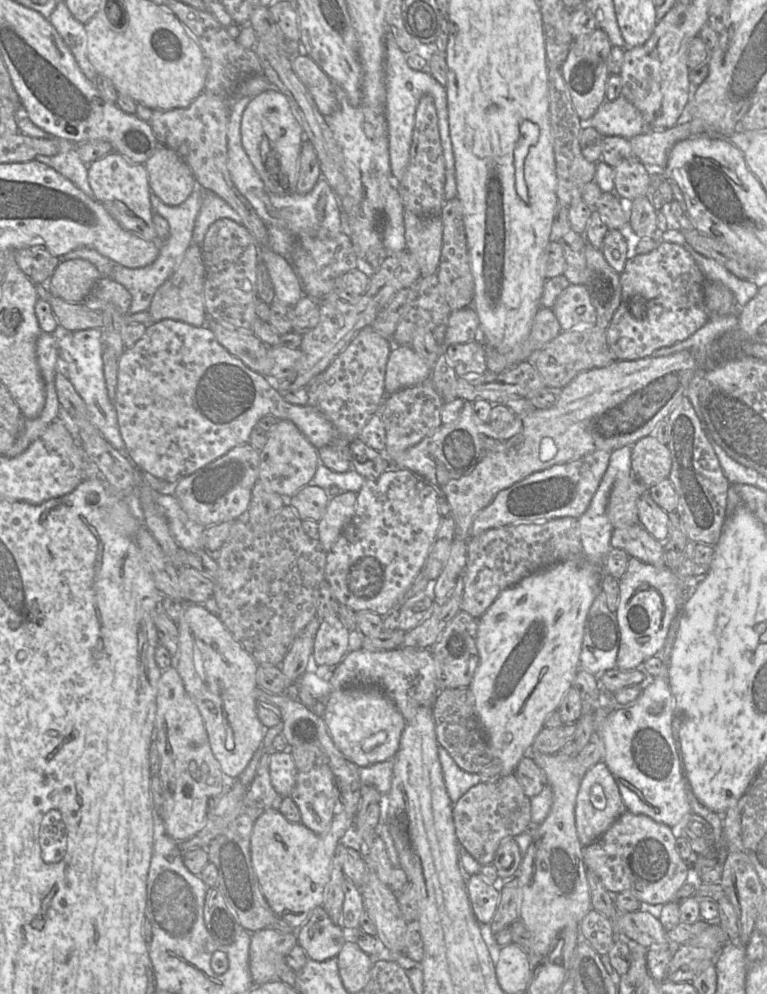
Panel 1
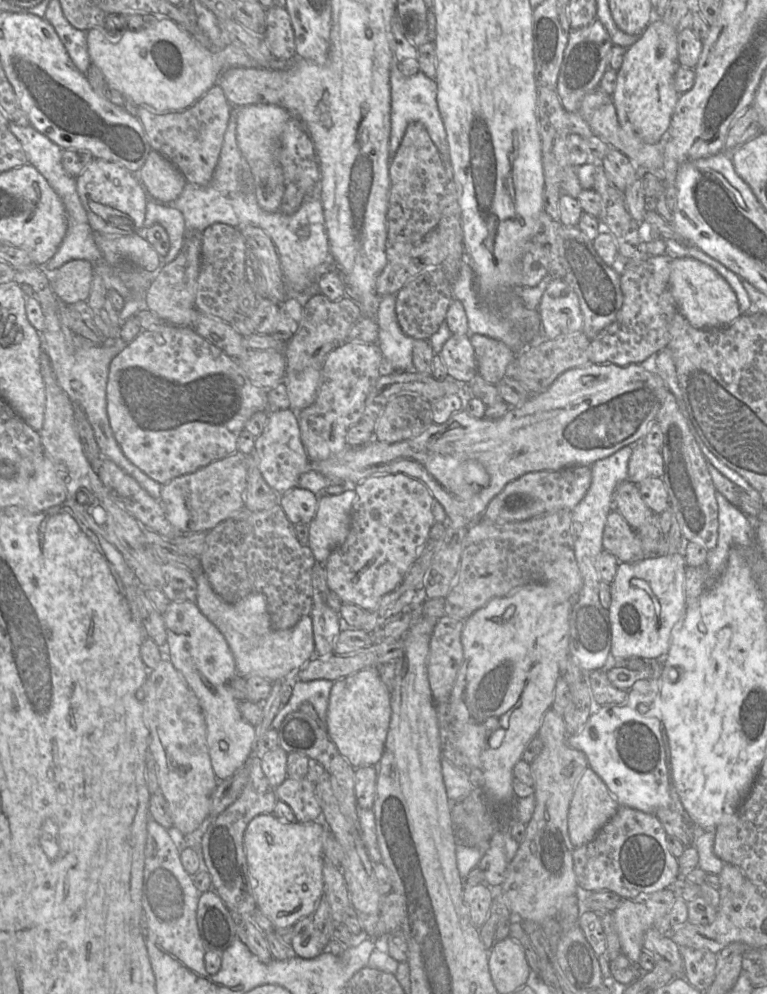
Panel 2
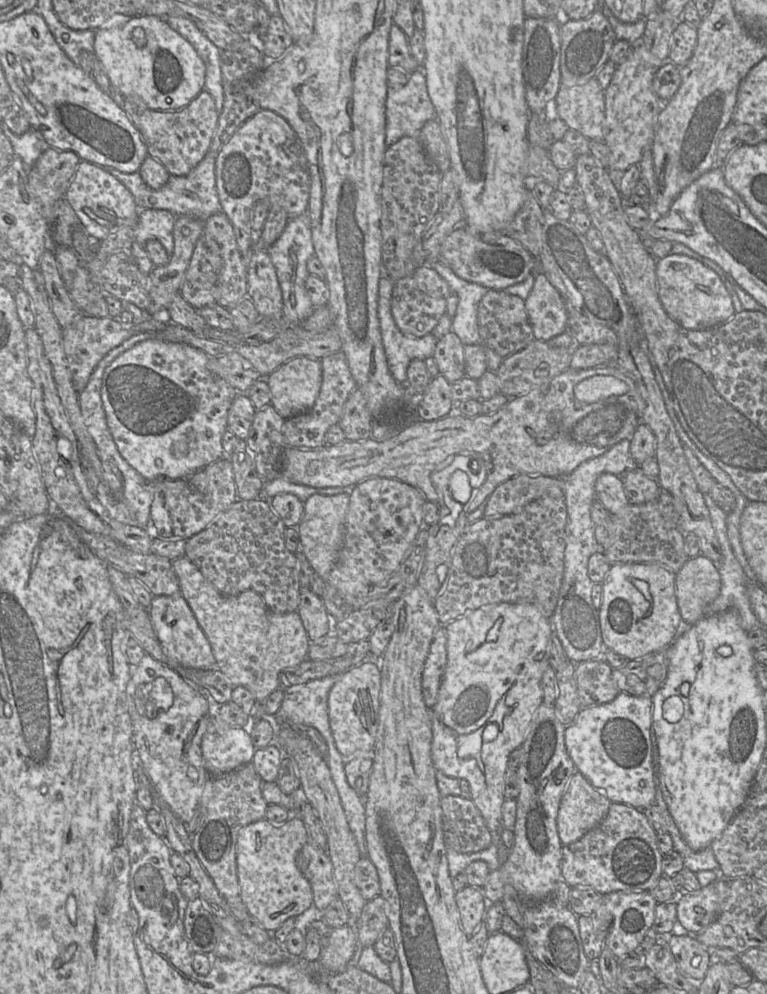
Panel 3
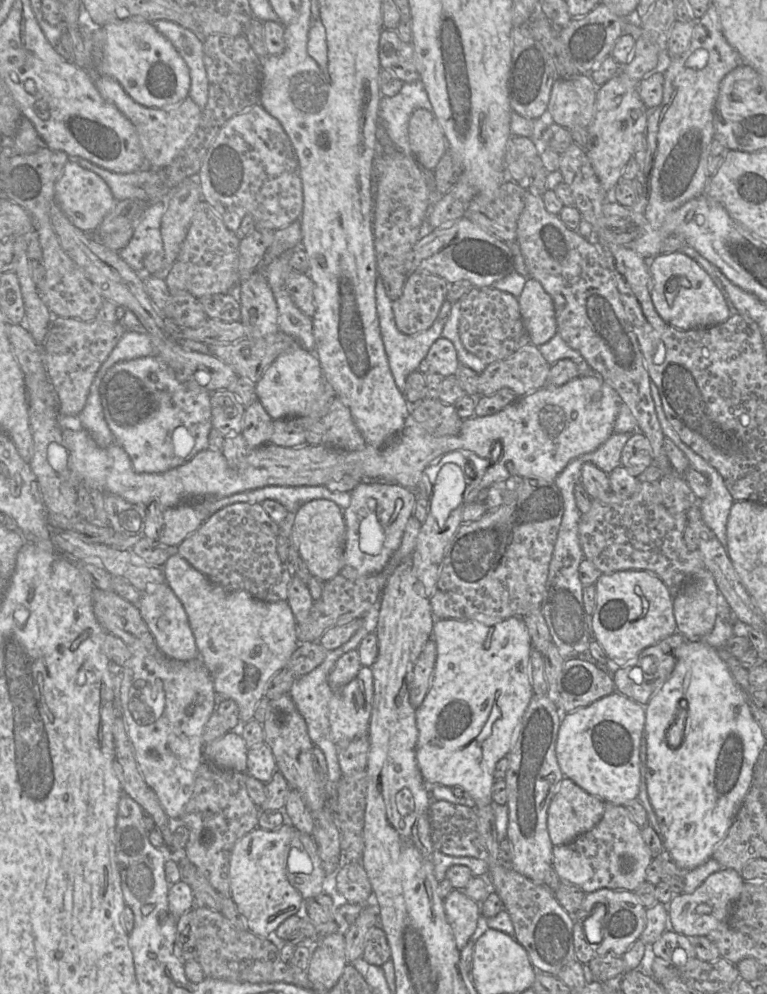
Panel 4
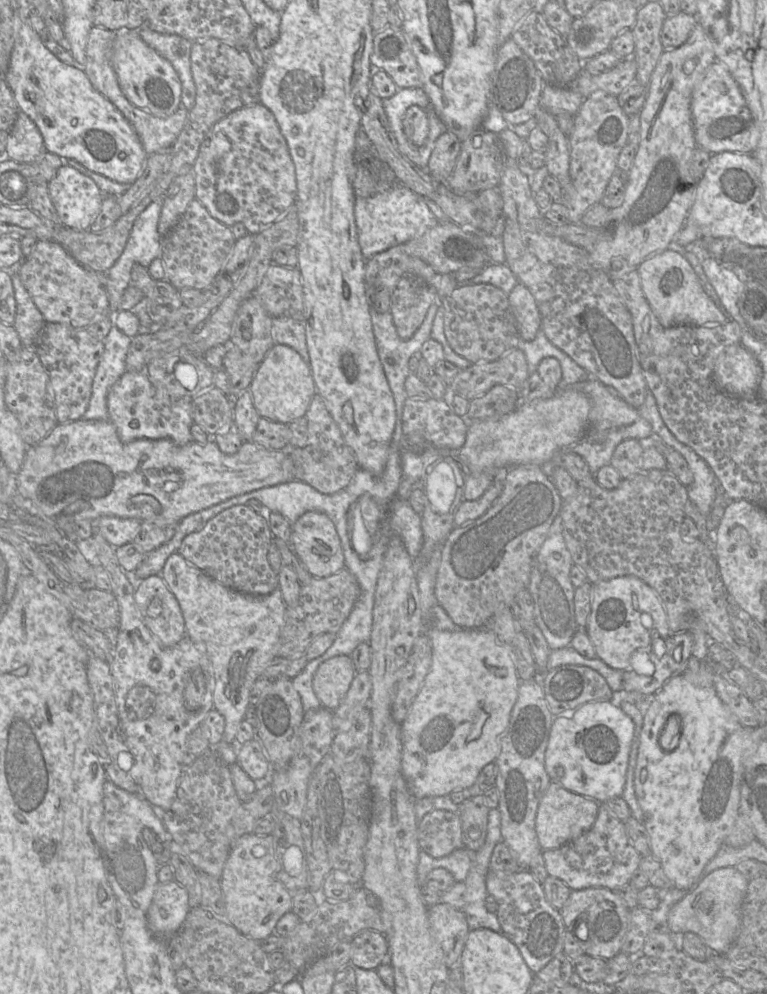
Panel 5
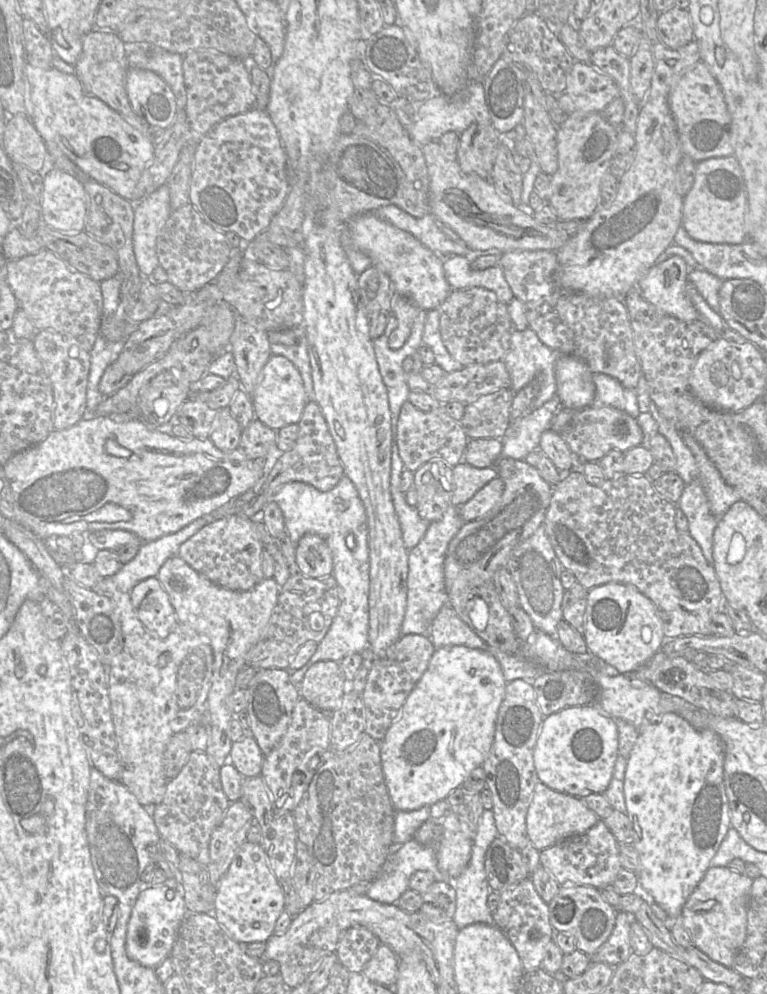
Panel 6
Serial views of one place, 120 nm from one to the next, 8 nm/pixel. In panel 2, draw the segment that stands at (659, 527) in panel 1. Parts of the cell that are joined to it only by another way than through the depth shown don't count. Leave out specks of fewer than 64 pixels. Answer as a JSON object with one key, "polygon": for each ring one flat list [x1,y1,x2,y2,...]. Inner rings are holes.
{"polygon":[[626,480,618,485,614,493,614,510,617,510,628,524,639,529,647,519,657,519,643,501,638,484]]}

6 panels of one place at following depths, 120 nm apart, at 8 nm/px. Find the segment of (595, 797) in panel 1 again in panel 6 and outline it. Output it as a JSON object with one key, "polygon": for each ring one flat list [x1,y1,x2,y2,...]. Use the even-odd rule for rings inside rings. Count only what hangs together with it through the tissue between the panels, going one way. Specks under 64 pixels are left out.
{"polygon":[[538,782,527,811,526,830,532,845,542,851,563,839,586,833,599,819,579,797,557,792]]}

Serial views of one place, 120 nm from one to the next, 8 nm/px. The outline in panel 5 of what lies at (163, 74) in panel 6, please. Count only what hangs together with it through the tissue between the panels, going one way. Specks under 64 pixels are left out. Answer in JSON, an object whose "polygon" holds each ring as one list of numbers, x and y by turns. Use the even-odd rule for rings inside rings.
{"polygon":[[142,26,138,33,149,47,171,63,182,86,181,105,190,111,196,99,196,86,191,71,193,42,176,34,156,32,147,26]]}

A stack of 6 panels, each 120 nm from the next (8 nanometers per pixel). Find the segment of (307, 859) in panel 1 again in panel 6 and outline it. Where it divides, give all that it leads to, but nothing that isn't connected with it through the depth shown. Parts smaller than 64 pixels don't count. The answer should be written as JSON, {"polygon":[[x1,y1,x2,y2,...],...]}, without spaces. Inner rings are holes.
{"polygon":[[243,842,217,886,213,915,228,936,240,944,267,942,274,934,276,920,284,911,284,896,277,878,271,871,268,857,259,843]]}

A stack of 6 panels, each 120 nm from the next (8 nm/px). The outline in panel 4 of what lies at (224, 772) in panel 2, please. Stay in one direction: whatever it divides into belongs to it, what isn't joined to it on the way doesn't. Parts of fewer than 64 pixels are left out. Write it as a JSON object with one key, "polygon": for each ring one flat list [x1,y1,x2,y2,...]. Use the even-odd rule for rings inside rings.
{"polygon":[[166,582,142,592,141,599,136,605,138,605,141,616,152,633,158,648,164,655,178,661,189,661,199,657,187,613],[229,731,205,744,202,756,203,760,221,769,246,772,247,751,243,737,235,731]]}

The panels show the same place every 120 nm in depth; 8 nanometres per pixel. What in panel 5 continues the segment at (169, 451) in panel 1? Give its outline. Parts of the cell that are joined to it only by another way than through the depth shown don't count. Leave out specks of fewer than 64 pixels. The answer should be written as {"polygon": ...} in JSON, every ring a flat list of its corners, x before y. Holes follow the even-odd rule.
{"polygon":[[126,371,111,386,107,394,108,419,116,427,123,443,137,439,169,439,177,445,193,441,190,428,192,420,192,397,171,401,170,407,158,407,155,402,156,389,144,372]]}

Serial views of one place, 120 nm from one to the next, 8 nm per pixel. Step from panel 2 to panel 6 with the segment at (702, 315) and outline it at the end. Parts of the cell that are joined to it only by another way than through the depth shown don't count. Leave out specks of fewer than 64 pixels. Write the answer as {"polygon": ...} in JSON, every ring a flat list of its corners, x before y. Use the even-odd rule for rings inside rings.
{"polygon":[[680,256,654,264,639,280,641,296,663,313,685,322,700,319,700,315,686,295,689,266]]}

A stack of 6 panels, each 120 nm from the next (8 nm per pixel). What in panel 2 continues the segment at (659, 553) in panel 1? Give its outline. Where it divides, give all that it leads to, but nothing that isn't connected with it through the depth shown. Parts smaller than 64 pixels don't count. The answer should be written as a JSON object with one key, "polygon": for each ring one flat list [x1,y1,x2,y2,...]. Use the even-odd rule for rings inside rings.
{"polygon":[[617,510,608,514,602,545,603,549,612,553,619,562,636,562,645,558,636,531]]}

